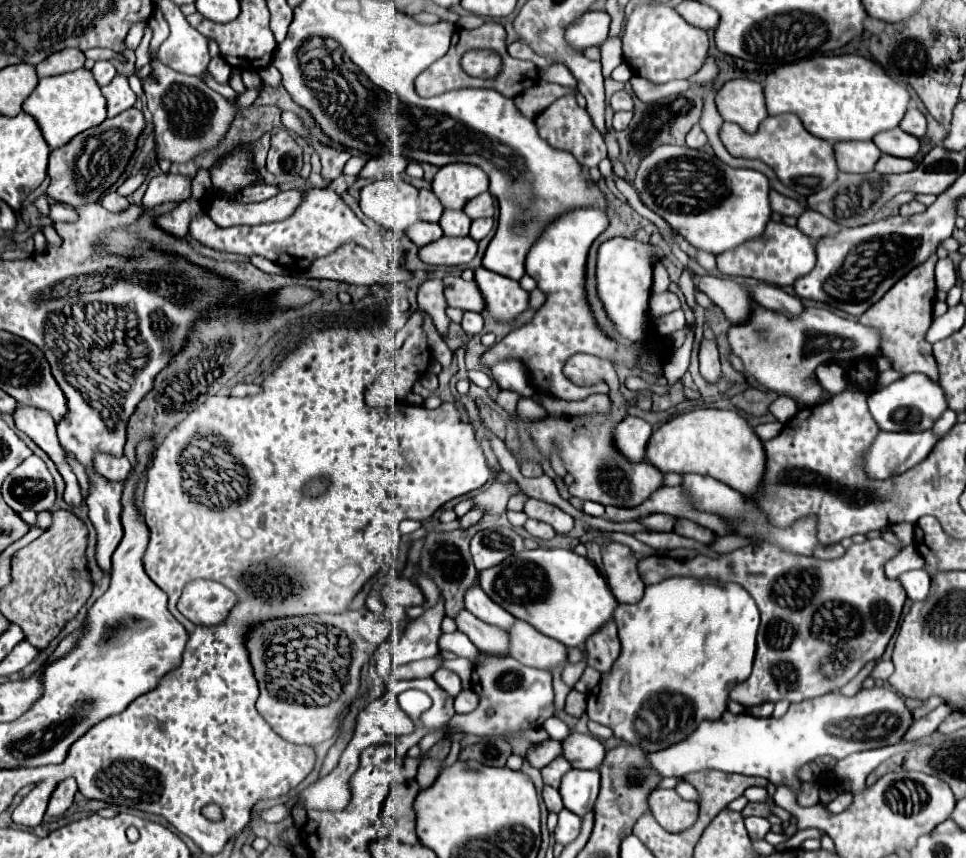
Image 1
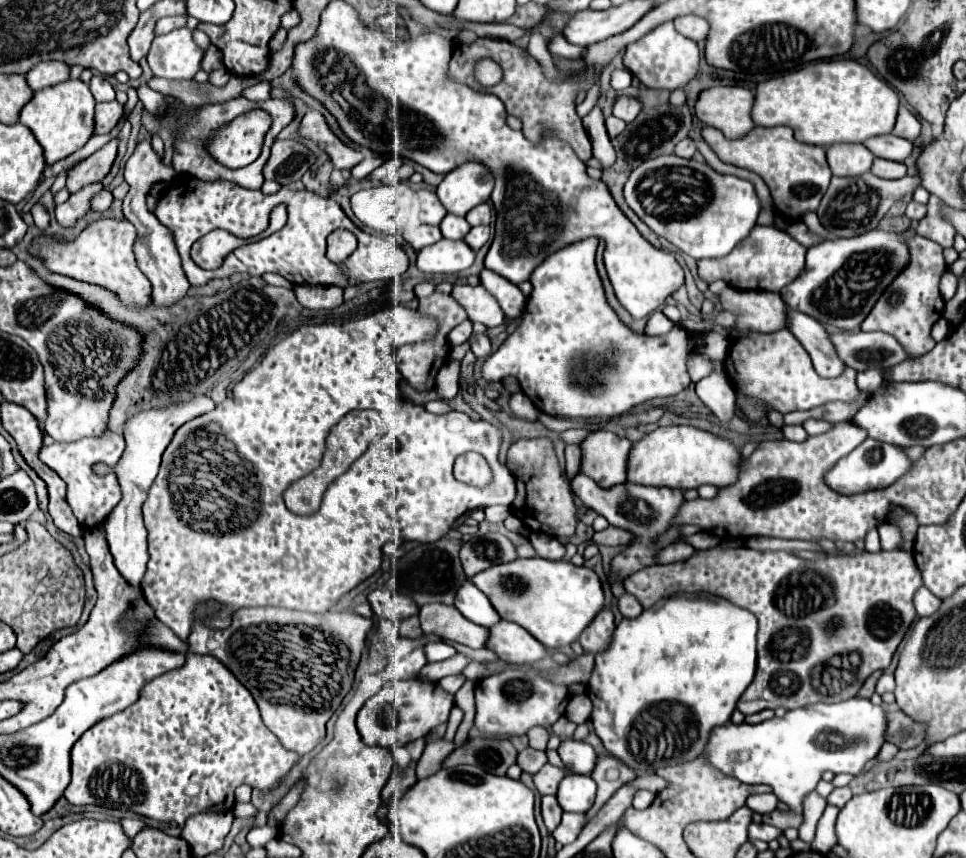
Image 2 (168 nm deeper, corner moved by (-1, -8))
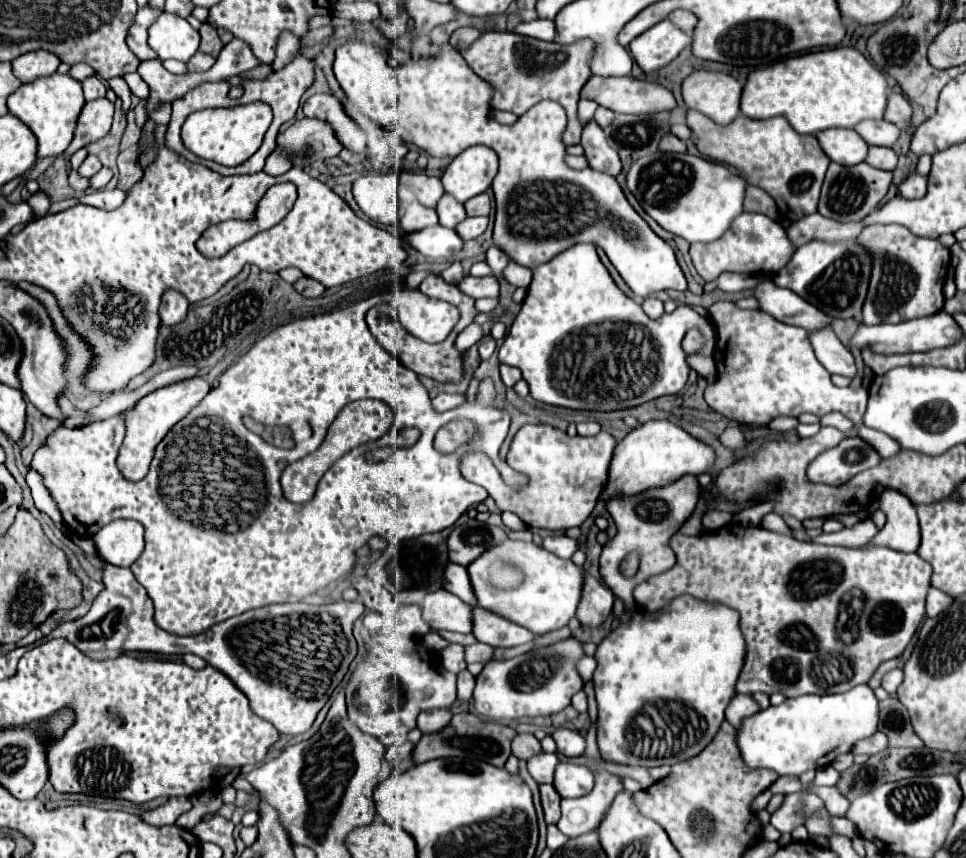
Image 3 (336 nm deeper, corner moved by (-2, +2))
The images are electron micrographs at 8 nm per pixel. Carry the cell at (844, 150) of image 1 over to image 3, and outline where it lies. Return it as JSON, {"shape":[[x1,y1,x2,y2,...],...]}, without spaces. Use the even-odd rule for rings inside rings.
{"shape":[[827,129,817,139,827,157,839,165,857,165,867,157,869,145,855,129]]}

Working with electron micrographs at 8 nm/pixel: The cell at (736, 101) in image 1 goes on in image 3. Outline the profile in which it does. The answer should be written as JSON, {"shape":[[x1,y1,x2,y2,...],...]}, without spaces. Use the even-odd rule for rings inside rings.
{"shape":[[695,71,683,81,683,101,719,125,729,125,739,115,743,85,725,73]]}

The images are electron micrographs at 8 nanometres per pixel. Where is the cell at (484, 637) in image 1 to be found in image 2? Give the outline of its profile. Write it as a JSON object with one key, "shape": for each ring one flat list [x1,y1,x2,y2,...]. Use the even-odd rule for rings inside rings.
{"shape":[[430,603,420,607,420,625,424,633,434,633,446,641,462,643,470,649,482,649,488,639,486,627,468,621,452,605]]}

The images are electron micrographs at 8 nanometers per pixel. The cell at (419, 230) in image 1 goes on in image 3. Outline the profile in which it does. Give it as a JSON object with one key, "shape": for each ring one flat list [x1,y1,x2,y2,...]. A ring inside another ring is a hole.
{"shape":[[413,205,403,215,401,229,405,233,415,233,415,231,421,231,425,227,433,227,437,223,439,223,439,219,437,219,437,211,435,209,427,209,423,205]]}

